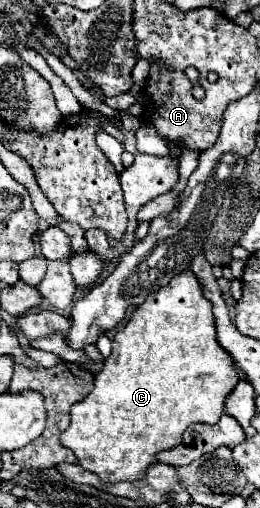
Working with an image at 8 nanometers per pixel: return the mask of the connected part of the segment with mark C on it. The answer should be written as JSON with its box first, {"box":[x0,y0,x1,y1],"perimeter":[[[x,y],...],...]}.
{"box":[60,270,238,484],"perimeter":[[[186,270],[176,276],[166,288],[160,288],[140,304],[130,322],[116,332],[112,354],[104,362],[104,370],[94,380],[90,396],[72,406],[72,422],[62,432],[60,444],[74,452],[84,470],[98,474],[104,484],[122,480],[142,480],[148,466],[156,464],[156,454],[182,444],[182,434],[190,424],[216,424],[224,414],[224,400],[238,384],[234,360],[216,340],[216,324],[210,302],[202,296],[198,278]]]}

